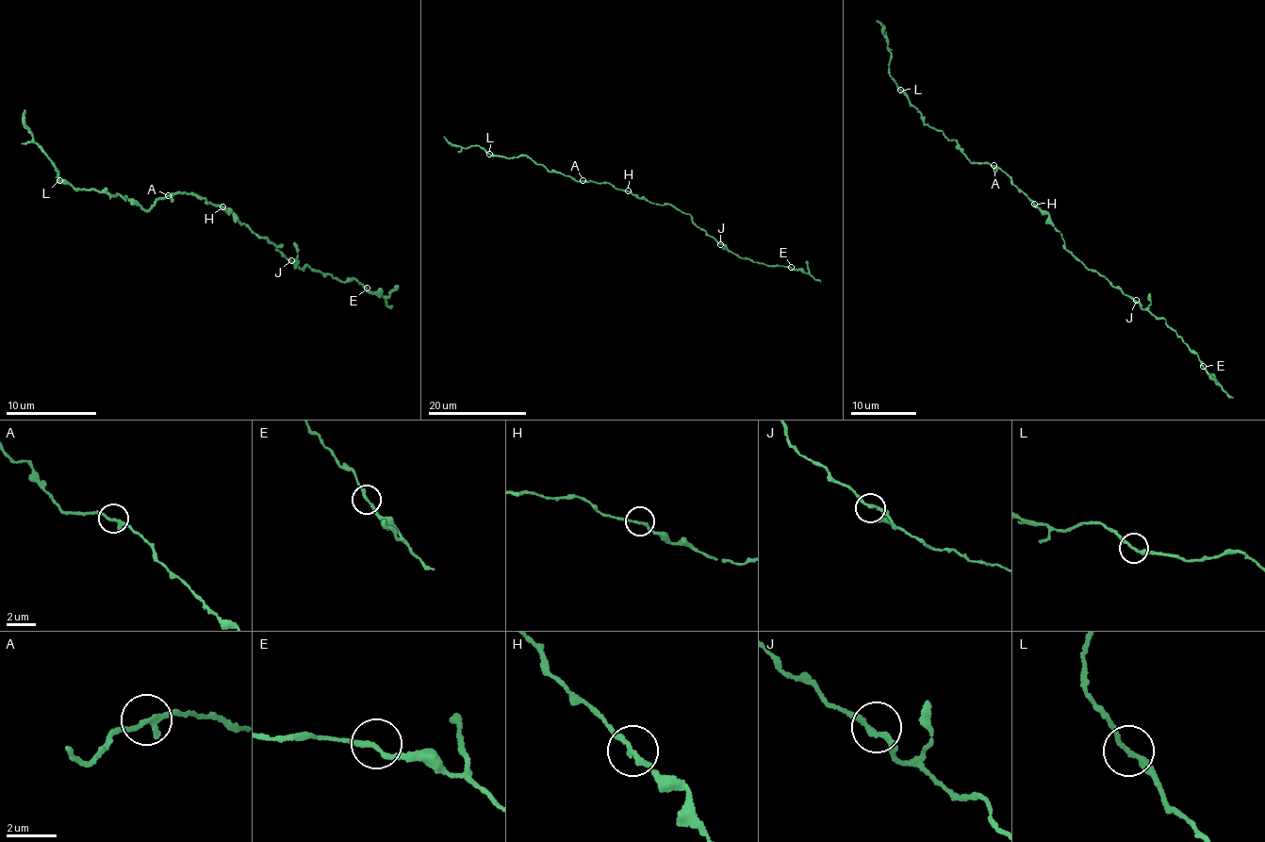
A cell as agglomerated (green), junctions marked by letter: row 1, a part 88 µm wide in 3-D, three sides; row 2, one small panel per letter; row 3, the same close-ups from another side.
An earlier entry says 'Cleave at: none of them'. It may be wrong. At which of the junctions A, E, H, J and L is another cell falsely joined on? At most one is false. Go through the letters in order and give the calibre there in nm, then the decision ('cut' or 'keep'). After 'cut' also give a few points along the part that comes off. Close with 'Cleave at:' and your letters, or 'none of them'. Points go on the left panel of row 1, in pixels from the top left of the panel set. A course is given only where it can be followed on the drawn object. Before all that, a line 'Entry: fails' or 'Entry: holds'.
Entry: holds
A: 190 nm | keep
E: 180 nm | keep
H: 160 nm | keep
J: 200 nm | keep
L: 200 nm | keep
Cleave at: none of them

